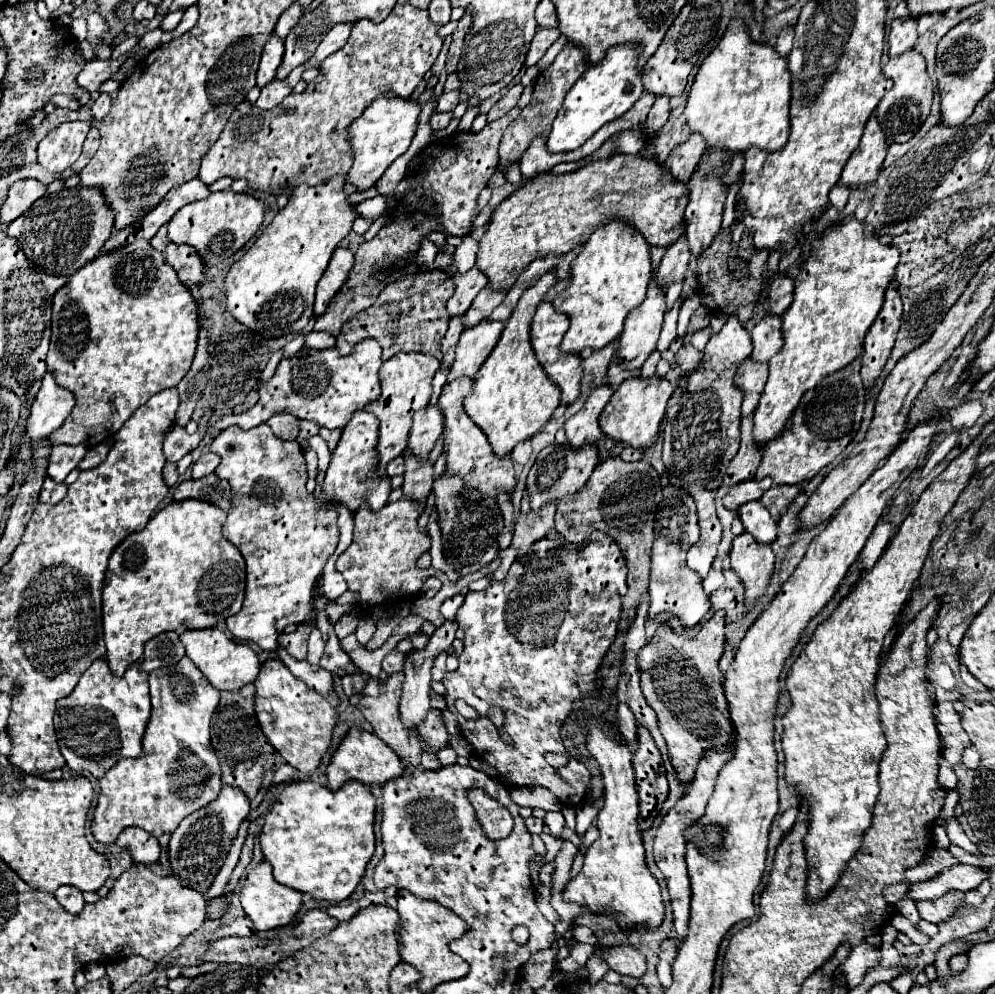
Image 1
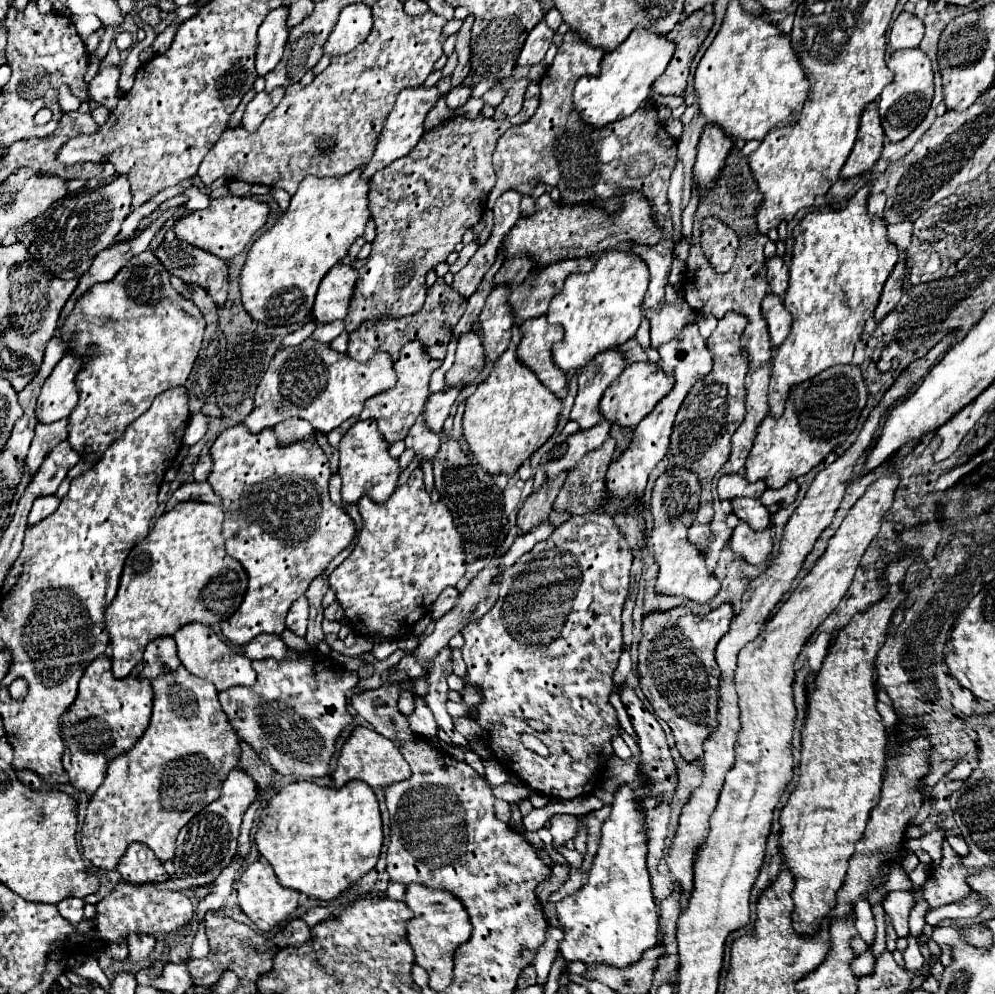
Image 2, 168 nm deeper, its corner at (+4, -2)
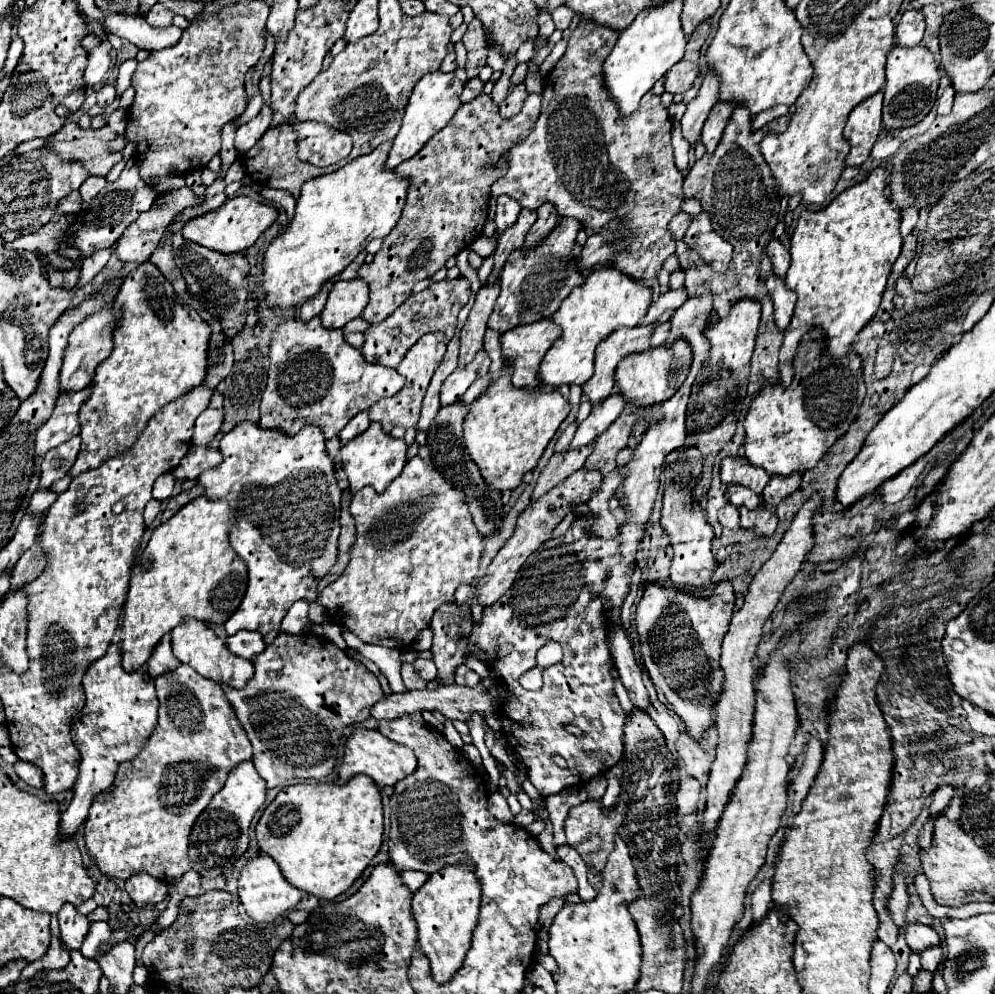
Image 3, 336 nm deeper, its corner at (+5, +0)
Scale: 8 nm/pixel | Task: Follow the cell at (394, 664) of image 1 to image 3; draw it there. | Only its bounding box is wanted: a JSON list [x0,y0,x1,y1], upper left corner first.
[413,657,437,681]

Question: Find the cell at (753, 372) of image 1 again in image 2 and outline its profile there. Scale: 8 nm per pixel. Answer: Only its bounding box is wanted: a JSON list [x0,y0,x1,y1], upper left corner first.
[682,151,772,369]

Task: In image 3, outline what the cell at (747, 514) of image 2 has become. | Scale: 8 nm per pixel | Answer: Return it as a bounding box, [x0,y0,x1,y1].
[727,483,761,509]

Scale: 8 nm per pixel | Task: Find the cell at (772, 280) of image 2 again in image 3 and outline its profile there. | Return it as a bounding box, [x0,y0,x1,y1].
[767,239,789,277]

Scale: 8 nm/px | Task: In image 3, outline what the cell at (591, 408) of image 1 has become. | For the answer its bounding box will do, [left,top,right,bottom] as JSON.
[583,325,655,405]

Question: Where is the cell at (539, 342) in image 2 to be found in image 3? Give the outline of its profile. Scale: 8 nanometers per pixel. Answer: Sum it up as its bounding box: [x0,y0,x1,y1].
[501,319,559,389]

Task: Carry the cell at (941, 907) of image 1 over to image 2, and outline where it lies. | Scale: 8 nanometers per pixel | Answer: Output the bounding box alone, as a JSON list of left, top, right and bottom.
[924,839,974,909]

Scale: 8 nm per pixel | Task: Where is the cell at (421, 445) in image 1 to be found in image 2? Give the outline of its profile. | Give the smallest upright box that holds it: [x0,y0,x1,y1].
[424,389,458,433]

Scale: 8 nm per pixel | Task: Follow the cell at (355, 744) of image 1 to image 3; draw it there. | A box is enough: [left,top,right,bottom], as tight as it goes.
[339,731,417,787]

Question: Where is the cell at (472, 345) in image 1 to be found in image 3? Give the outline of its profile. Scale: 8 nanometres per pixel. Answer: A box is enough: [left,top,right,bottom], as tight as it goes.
[489,217,585,333]

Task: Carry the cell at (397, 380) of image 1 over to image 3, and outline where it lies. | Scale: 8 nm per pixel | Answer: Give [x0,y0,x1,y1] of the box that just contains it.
[369,331,445,433]

